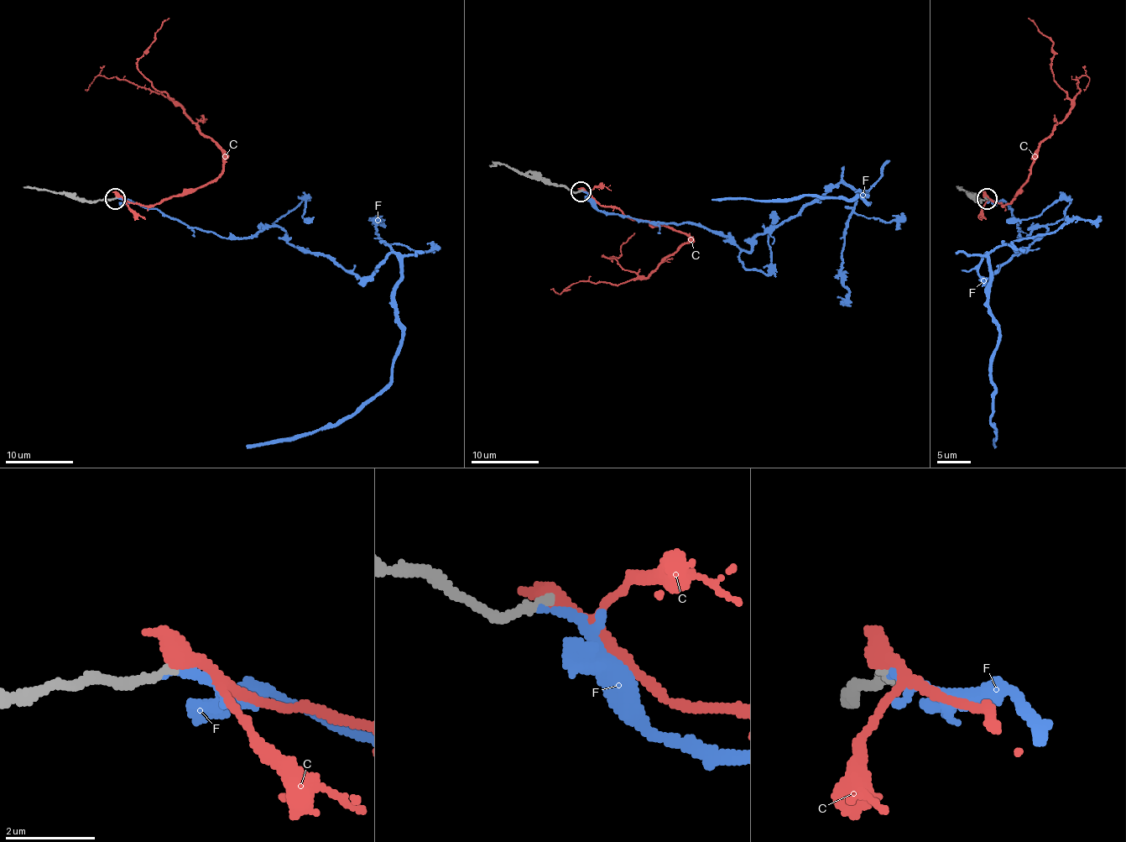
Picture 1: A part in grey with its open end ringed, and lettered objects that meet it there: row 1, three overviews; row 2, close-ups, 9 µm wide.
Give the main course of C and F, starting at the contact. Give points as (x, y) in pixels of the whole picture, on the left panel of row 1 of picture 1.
C: (116, 196), (157, 205), (205, 186), (222, 169), (222, 151), (138, 70), (138, 59), (169, 18)
F: (114, 198), (222, 237), (280, 227), (362, 278), (397, 258), (392, 379), (335, 424), (247, 447)

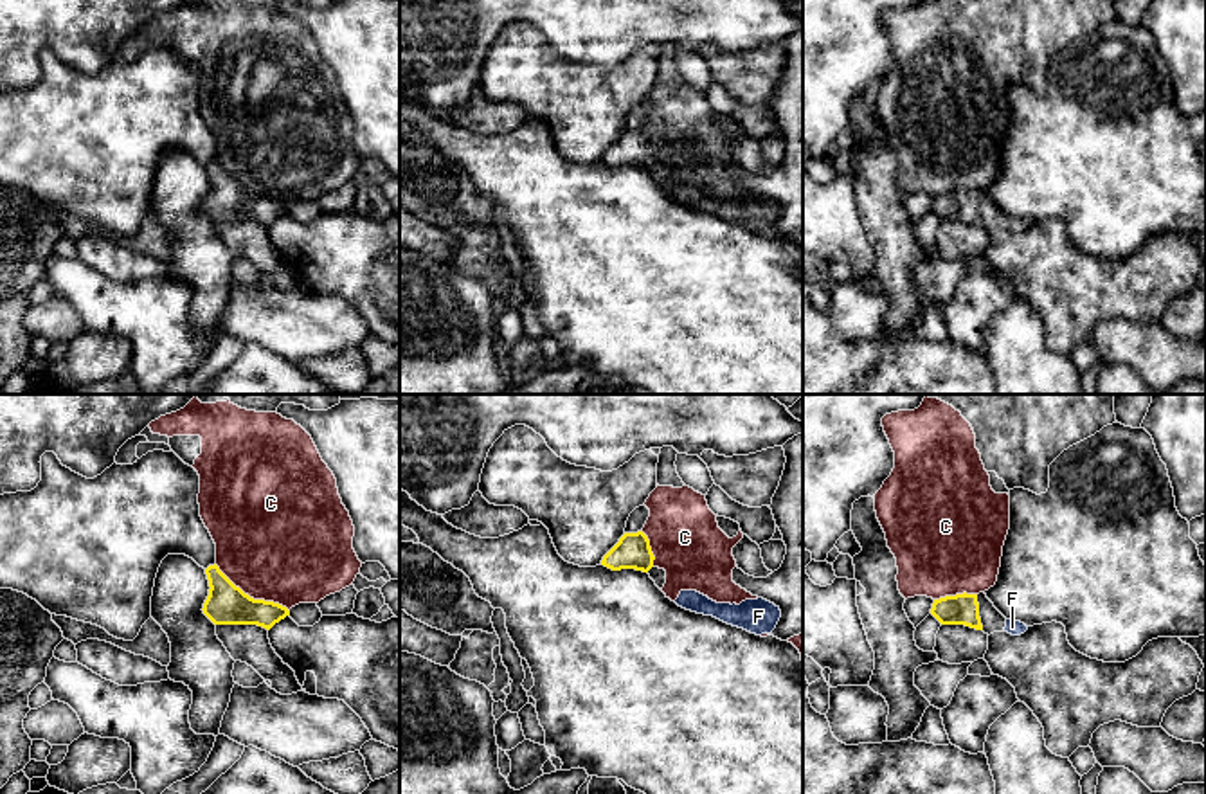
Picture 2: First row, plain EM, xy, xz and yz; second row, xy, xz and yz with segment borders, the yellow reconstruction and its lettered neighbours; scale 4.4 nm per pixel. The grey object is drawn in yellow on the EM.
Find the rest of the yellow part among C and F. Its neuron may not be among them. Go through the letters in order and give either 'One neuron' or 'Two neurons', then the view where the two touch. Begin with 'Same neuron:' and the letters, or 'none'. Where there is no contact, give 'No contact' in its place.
Same neuron: F
C: Two neurons. Touches yellow in xy
F: One neuron. No contact

